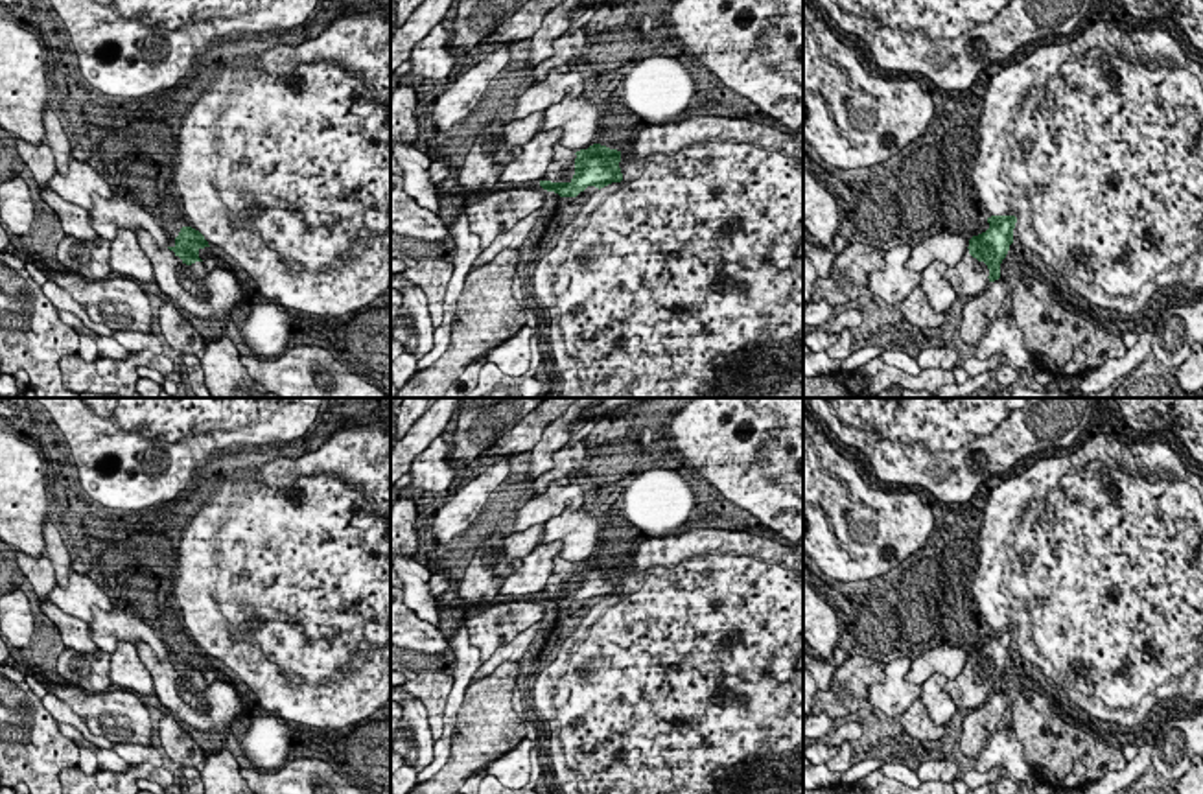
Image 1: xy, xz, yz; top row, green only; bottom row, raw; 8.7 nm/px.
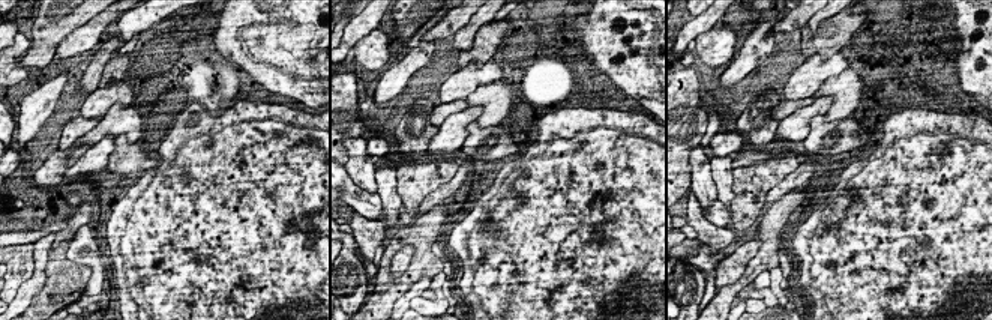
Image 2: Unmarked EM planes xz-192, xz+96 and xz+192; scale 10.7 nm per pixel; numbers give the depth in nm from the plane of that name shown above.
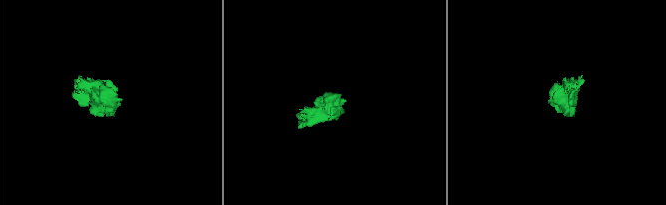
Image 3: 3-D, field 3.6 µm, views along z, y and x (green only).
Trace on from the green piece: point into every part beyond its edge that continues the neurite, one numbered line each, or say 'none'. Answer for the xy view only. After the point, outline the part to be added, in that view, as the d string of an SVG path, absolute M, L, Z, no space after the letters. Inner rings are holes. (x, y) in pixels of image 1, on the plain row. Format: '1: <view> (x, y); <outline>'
1: xy (210, 704); M144 643L136 645L136 652L153 680L155 696L182 724L206 733L239 731L251 724L245 698L225 678L204 674L186 678Z

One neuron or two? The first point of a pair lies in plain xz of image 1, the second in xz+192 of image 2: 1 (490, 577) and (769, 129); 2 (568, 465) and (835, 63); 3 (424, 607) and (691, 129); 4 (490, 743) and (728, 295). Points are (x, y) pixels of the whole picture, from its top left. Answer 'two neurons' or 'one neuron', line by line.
1: one neuron
2: two neurons
3: two neurons
4: one neuron

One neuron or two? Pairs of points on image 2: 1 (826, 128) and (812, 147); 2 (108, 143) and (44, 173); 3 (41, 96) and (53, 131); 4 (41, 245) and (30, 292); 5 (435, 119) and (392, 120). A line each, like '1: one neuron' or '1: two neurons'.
1: one neuron
2: two neurons
3: two neurons
4: one neuron
5: two neurons

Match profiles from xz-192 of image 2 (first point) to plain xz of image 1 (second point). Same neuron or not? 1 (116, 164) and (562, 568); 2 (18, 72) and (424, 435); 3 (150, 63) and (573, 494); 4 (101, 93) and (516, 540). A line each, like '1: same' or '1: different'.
1: same
2: different
3: different
4: different

